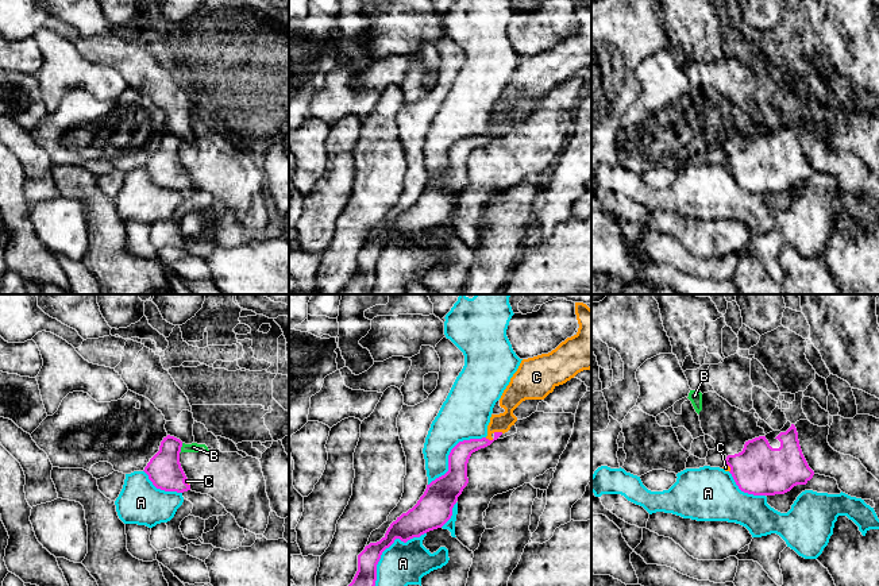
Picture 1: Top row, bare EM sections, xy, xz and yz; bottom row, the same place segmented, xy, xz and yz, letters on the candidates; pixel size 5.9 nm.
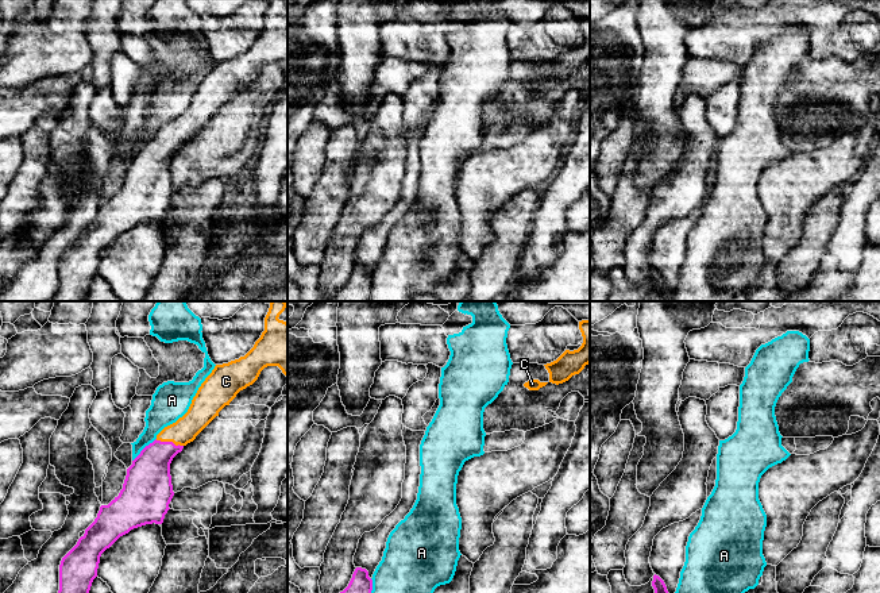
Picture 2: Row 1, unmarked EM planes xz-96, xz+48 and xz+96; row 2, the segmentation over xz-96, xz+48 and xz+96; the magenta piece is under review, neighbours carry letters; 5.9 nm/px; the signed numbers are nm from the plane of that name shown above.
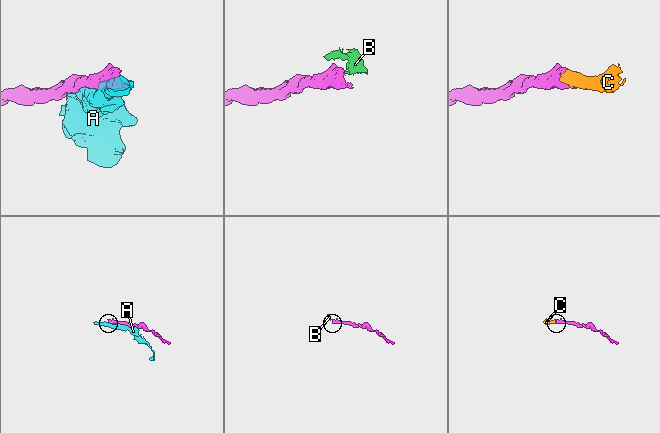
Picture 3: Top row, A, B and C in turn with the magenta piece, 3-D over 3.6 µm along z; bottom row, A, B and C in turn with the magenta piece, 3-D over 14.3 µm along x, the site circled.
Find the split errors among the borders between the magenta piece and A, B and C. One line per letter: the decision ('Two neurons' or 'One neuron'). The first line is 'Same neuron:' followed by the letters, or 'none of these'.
Same neuron: C
A: Two neurons
B: Two neurons
C: One neuron

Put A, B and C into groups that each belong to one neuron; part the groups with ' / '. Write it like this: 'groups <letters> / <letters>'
groups A / B / C

